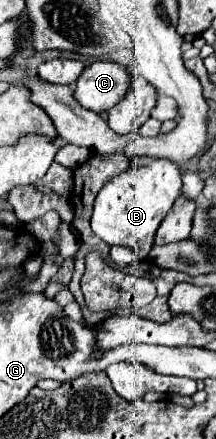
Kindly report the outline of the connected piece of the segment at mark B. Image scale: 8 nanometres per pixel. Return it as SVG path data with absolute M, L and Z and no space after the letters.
M155 159L151 165L115 175L97 195L91 229L107 245L129 247L139 259L145 259L153 247L155 231L181 193L181 171L169 159Z

